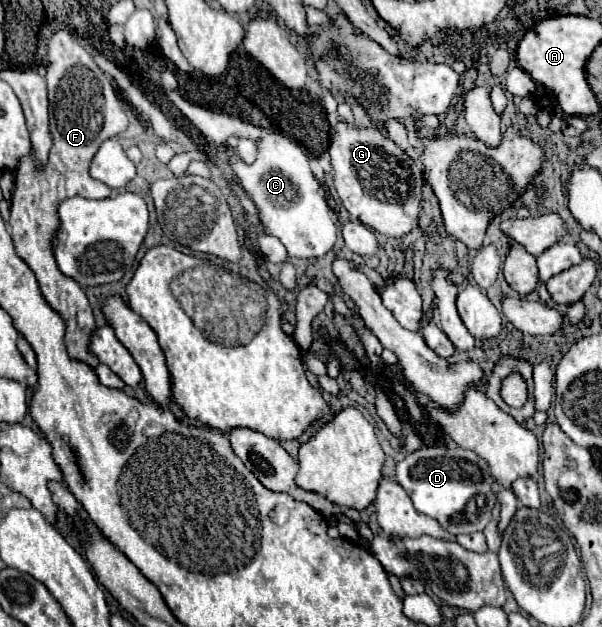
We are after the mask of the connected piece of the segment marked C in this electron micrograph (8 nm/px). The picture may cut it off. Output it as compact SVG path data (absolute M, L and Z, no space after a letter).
M268 132L256 142L256 162L246 164L240 154L228 154L228 164L244 192L258 208L258 216L266 234L280 238L288 256L322 258L336 242L336 214L326 202L326 194L310 170L308 152L292 138Z

